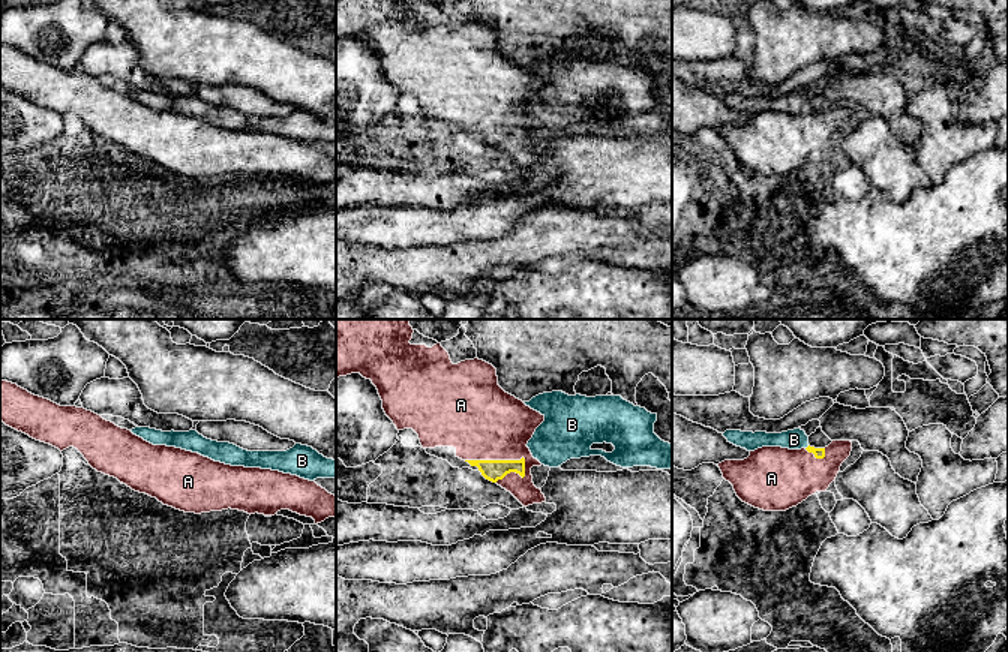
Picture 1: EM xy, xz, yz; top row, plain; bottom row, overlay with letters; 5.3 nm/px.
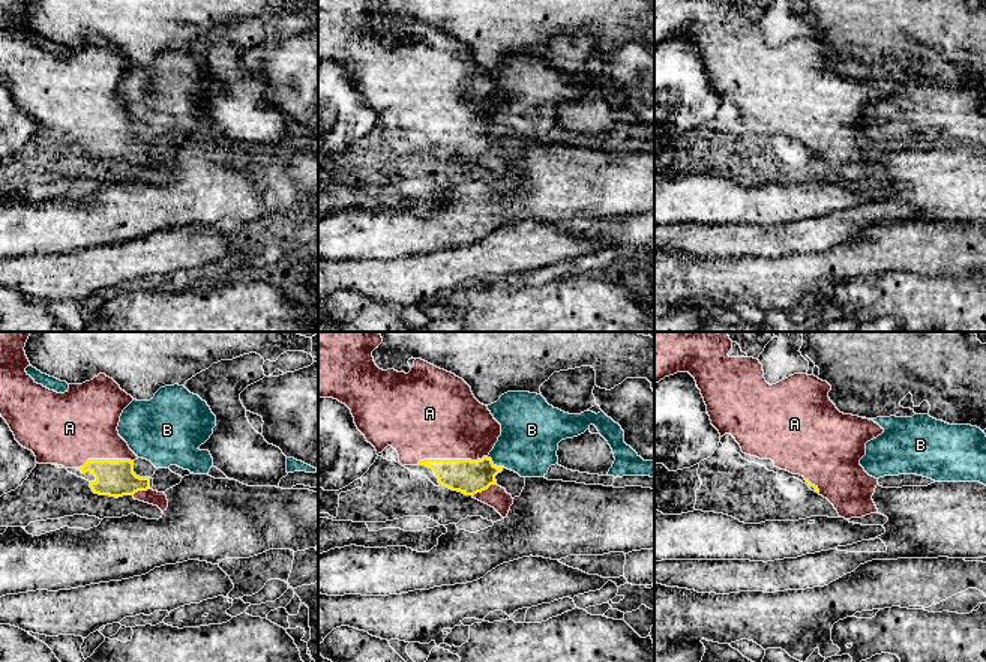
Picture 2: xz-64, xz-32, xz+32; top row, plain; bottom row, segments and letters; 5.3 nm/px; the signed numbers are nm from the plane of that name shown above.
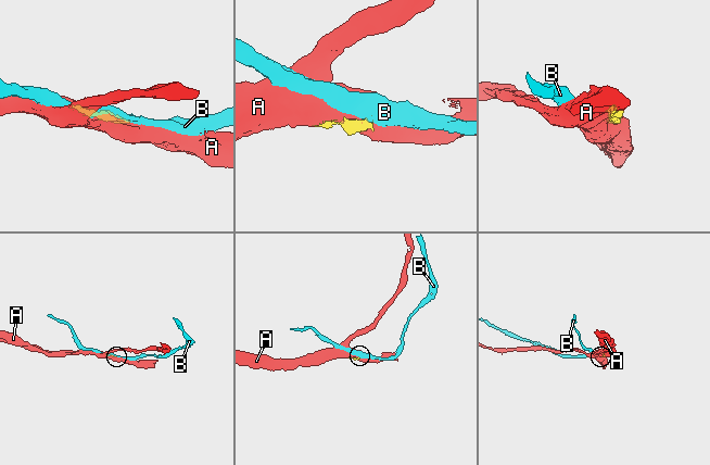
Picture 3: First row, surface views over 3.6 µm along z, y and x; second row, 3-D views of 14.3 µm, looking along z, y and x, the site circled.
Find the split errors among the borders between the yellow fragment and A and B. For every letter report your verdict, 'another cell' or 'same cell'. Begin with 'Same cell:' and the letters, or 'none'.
Same cell: A
A: same cell
B: another cell

